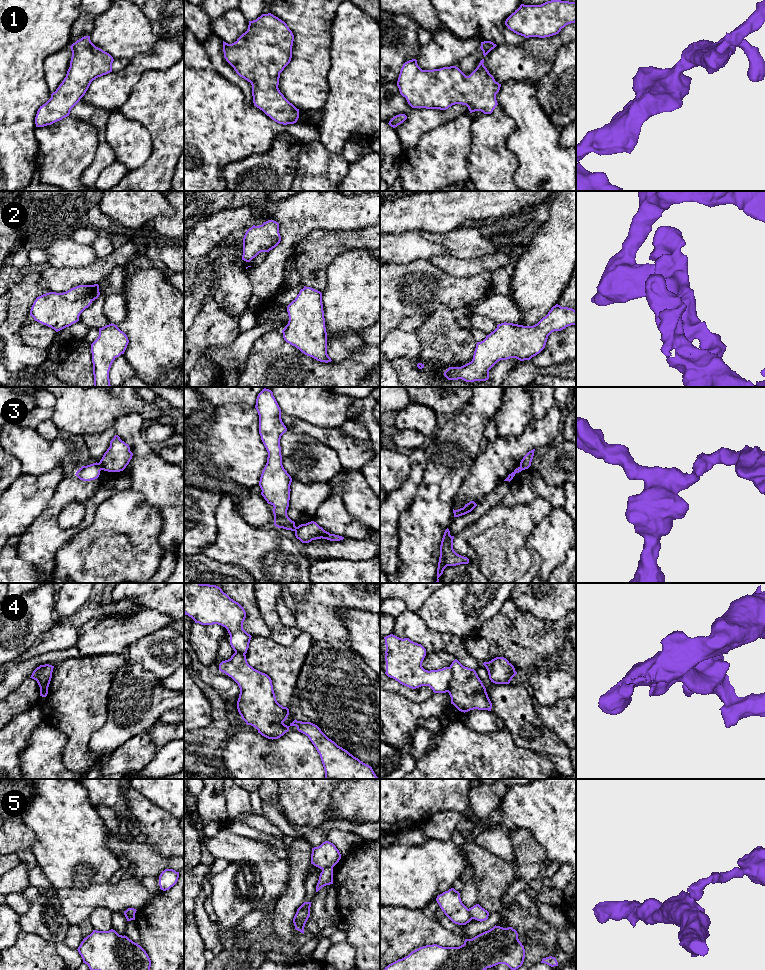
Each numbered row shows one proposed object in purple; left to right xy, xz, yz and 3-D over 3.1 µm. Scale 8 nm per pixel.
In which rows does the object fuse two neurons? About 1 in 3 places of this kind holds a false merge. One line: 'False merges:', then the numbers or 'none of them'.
False merges: 3, 4, 5

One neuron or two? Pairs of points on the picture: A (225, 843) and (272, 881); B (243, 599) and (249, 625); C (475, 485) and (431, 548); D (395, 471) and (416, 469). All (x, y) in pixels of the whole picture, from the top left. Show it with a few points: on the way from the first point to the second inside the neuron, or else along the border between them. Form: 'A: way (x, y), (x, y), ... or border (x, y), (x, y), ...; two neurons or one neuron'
A: way (239, 847), (248, 849), (266, 867); one neuron
B: way (249, 605), (250, 619); one neuron
C: border (461, 486), (456, 494), (452, 508); two neurons
D: border (409, 456), (410, 473), (408, 478), (396, 489); two neurons

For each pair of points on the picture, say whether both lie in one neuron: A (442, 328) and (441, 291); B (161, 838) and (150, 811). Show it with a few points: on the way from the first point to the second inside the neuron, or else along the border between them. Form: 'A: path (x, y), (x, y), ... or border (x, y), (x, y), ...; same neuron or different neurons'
A: border (452, 310), (439, 306), (425, 318); different neurons
B: path (161, 831), (151, 818); same neuron

